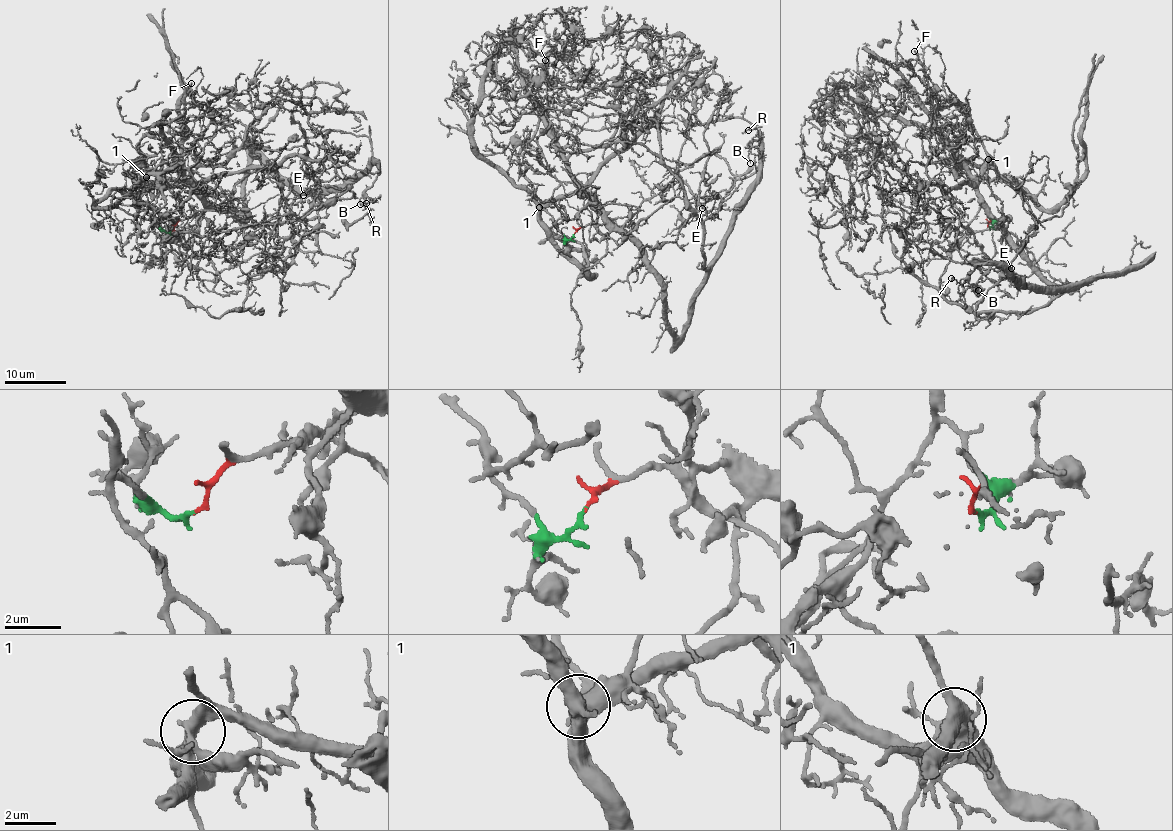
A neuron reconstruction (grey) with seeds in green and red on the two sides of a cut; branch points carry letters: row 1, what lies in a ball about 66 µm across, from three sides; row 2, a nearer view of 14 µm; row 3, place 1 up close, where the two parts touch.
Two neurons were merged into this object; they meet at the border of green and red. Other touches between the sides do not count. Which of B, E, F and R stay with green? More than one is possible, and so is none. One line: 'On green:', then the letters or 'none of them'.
On green: F

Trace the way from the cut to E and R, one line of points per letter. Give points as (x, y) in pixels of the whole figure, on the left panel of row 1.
E: (170, 231), (207, 210), (247, 217), (254, 159), (294, 194), (293, 243), (321, 253), (317, 197), (303, 194)
R: (170, 231), (207, 210), (247, 217), (254, 159), (298, 195), (376, 164), (366, 202)

